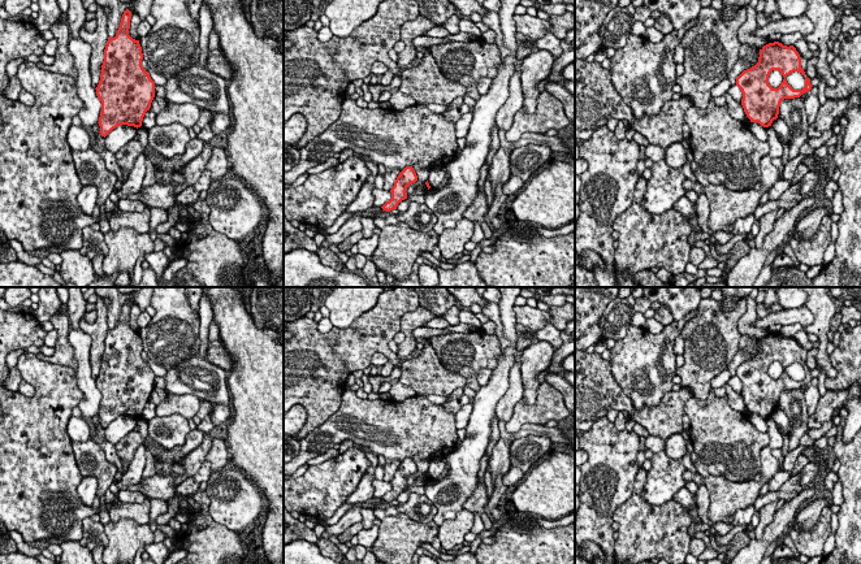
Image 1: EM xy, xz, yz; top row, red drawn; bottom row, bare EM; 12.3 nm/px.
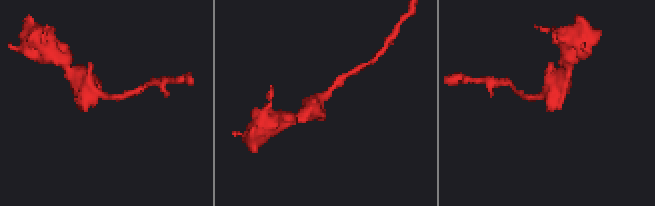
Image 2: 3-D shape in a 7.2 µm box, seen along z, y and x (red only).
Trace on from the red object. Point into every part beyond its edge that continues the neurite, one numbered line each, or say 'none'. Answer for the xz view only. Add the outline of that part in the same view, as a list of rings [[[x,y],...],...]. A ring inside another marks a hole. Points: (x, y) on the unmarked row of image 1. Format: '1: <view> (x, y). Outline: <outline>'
none

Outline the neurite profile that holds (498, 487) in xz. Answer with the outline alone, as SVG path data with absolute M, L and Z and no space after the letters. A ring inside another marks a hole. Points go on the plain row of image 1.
M498 474L497 478L494 480L493 493L492 493L489 502L488 502L489 509L497 508L498 503L501 500L501 496L509 490L509 487L503 485L502 478L503 478L503 476Z

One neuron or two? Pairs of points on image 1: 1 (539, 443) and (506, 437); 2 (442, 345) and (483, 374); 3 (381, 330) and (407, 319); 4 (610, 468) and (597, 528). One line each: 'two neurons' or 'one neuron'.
1: two neurons
2: two neurons
3: two neurons
4: one neuron

